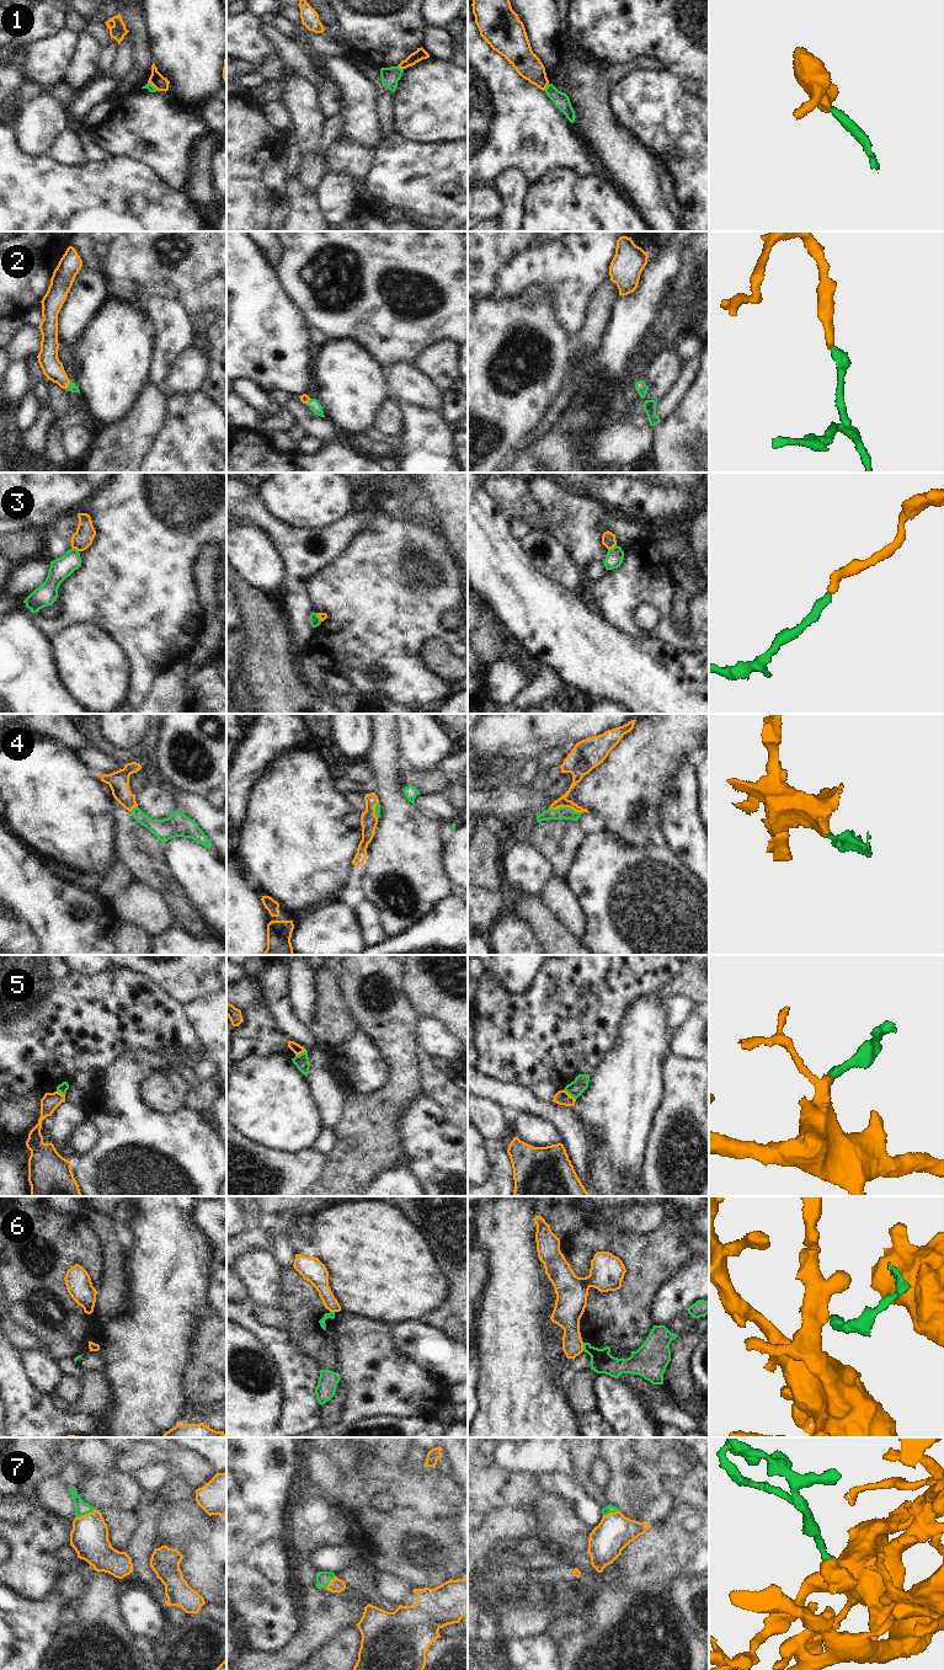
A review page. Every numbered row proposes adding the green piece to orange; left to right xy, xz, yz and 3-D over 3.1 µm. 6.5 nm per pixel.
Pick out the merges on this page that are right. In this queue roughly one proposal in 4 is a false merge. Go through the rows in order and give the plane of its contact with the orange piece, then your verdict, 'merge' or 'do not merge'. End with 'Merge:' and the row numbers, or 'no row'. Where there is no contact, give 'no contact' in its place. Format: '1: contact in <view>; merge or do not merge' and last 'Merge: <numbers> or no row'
1: contact in yz; do not merge
2: contact in xy; merge
3: contact in yz; do not merge
4: contact in yz; merge
5: contact in yz; do not merge
6: contact in yz; do not merge
7: contact in xy; merge
Merge: 2, 4, 7

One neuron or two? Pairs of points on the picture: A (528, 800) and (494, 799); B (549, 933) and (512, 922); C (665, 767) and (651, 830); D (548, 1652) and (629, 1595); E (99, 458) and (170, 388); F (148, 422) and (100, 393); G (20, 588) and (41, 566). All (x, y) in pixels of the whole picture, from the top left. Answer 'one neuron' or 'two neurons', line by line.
A: one neuron
B: two neurons
C: one neuron
D: two neurons
E: two neurons
F: two neurons
G: one neuron

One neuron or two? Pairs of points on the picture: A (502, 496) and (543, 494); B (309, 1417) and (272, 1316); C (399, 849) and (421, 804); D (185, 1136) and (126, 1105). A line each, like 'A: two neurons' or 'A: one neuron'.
A: two neurons
B: two neurons
C: two neurons
D: one neuron

